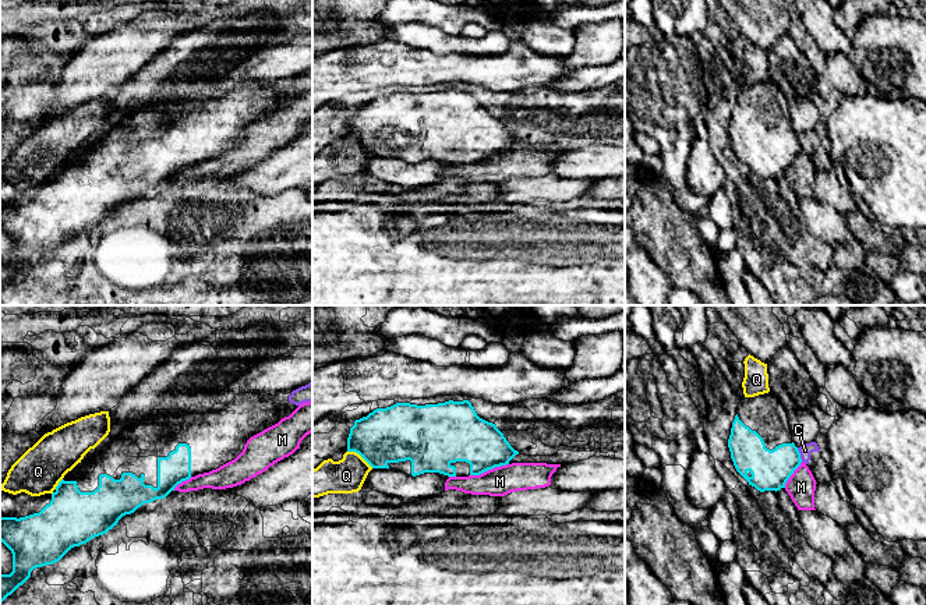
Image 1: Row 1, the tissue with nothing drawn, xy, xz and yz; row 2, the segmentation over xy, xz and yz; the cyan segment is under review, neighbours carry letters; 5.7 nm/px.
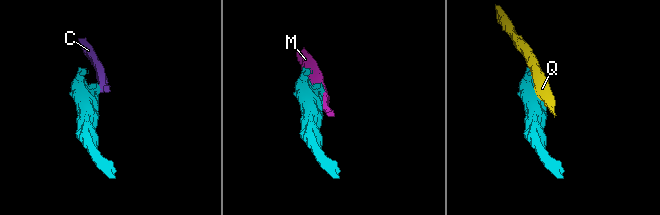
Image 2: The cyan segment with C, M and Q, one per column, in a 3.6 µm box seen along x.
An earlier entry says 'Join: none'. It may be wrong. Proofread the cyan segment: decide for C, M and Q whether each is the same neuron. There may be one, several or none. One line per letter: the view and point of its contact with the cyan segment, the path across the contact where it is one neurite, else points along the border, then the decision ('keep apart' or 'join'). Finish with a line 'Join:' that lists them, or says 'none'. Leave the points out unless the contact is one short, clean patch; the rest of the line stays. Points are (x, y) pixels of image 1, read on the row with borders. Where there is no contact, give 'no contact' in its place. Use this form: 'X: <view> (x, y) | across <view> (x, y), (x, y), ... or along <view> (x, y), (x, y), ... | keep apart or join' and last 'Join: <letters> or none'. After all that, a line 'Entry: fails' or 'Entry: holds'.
C: yz (799, 455) | keep apart
M: xz (488, 469) | keep apart
Q: xz (360, 455) | along xz (347, 450), (357, 452), (373, 467) | keep apart
Join: none
Entry: holds

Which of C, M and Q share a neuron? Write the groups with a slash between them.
C / M / Q

